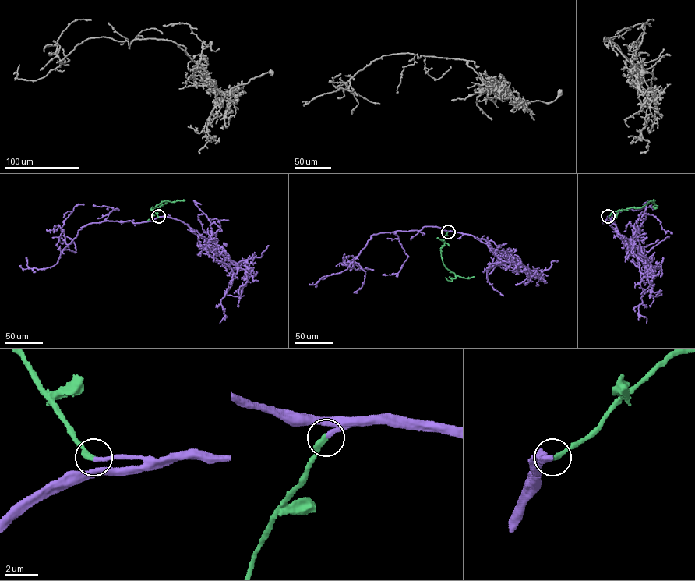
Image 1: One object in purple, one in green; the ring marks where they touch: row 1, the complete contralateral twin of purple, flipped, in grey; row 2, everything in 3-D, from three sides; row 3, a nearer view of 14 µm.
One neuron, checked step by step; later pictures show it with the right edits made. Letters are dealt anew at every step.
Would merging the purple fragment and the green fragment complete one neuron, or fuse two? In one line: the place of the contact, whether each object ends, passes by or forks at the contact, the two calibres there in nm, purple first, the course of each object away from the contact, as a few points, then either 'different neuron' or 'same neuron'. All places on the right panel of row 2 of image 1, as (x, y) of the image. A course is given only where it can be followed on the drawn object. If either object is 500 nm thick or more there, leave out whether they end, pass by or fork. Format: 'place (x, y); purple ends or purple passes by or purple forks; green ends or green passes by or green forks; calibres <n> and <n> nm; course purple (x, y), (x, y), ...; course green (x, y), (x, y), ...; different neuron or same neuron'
place (608, 216); purple ends; green ends; calibres 240 and 360 nm; course purple (608, 216), (603, 223), (608, 221), (629, 243), (638, 248), (650, 268), (658, 267), (662, 257); course green (608, 216), (619, 210), (641, 207), (653, 200); same neuron

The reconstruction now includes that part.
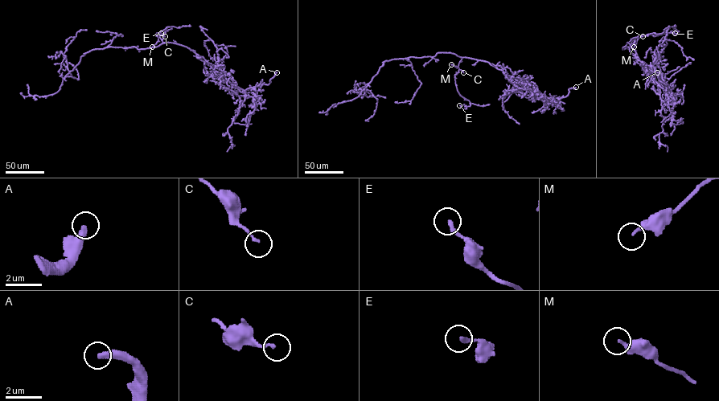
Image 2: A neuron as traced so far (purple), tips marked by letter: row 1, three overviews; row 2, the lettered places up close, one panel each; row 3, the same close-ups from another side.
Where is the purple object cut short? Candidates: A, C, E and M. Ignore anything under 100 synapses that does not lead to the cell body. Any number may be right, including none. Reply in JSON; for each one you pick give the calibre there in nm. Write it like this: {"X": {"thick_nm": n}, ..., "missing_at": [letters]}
{"A": {"thick_nm": 380}, "missing_at": ["A"]}

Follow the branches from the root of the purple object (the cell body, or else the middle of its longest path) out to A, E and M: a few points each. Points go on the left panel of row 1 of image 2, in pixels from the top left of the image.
A: (164, 42), (189, 47), (215, 72), (222, 73), (227, 80), (244, 90), (268, 84), (277, 72)
E: (164, 42), (156, 34), (171, 26), (171, 29), (161, 33)
M: (164, 42), (159, 37), (152, 47)

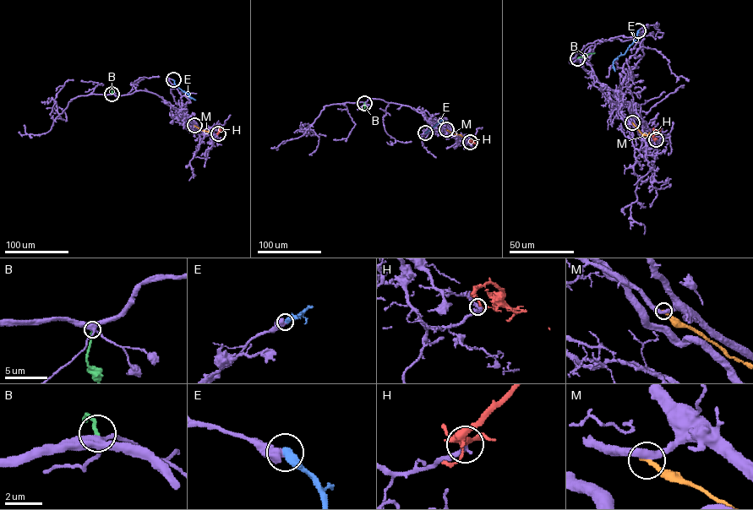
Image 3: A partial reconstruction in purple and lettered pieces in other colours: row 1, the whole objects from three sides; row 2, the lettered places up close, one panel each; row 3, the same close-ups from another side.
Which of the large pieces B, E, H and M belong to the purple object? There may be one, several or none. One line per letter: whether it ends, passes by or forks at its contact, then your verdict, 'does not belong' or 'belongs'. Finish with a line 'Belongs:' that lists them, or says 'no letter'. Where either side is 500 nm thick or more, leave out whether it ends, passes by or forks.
B: it ends; does not belong
E: does not belong
H: it passes by; belongs
M: it ends; does not belong
Belongs: H

